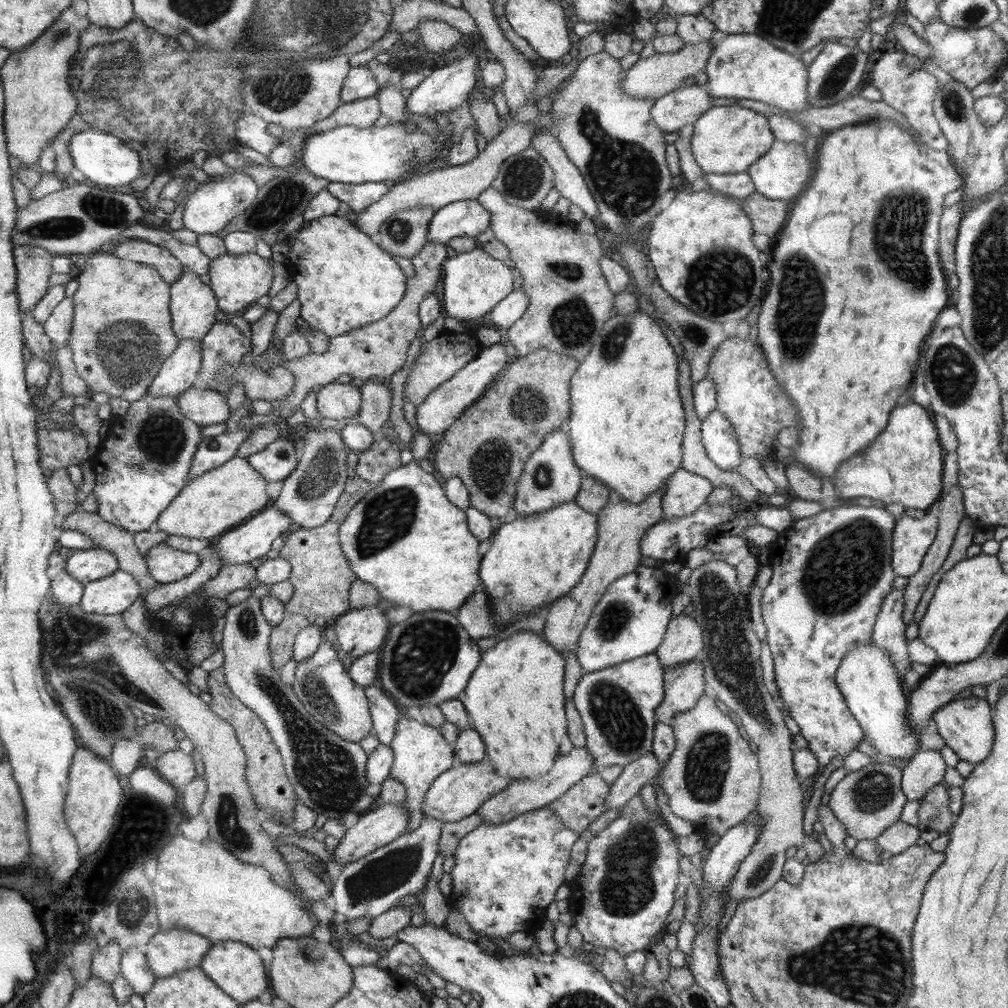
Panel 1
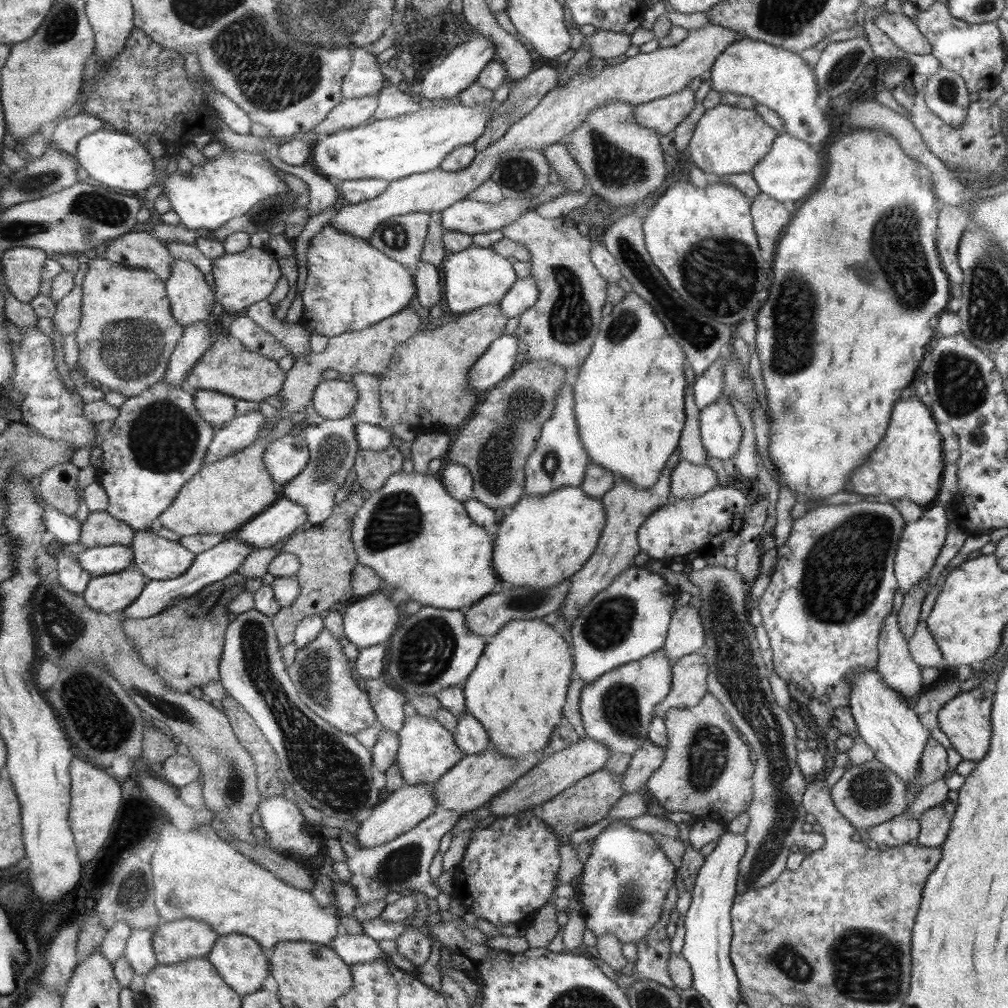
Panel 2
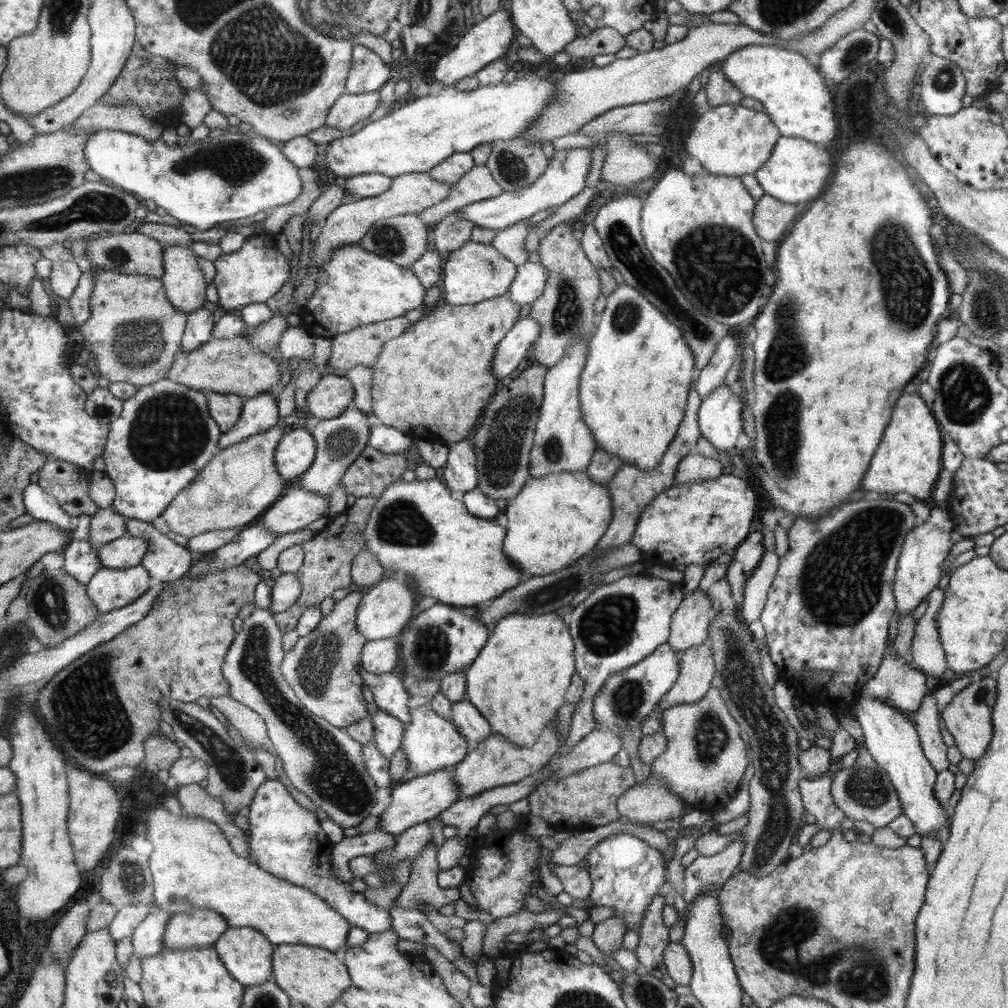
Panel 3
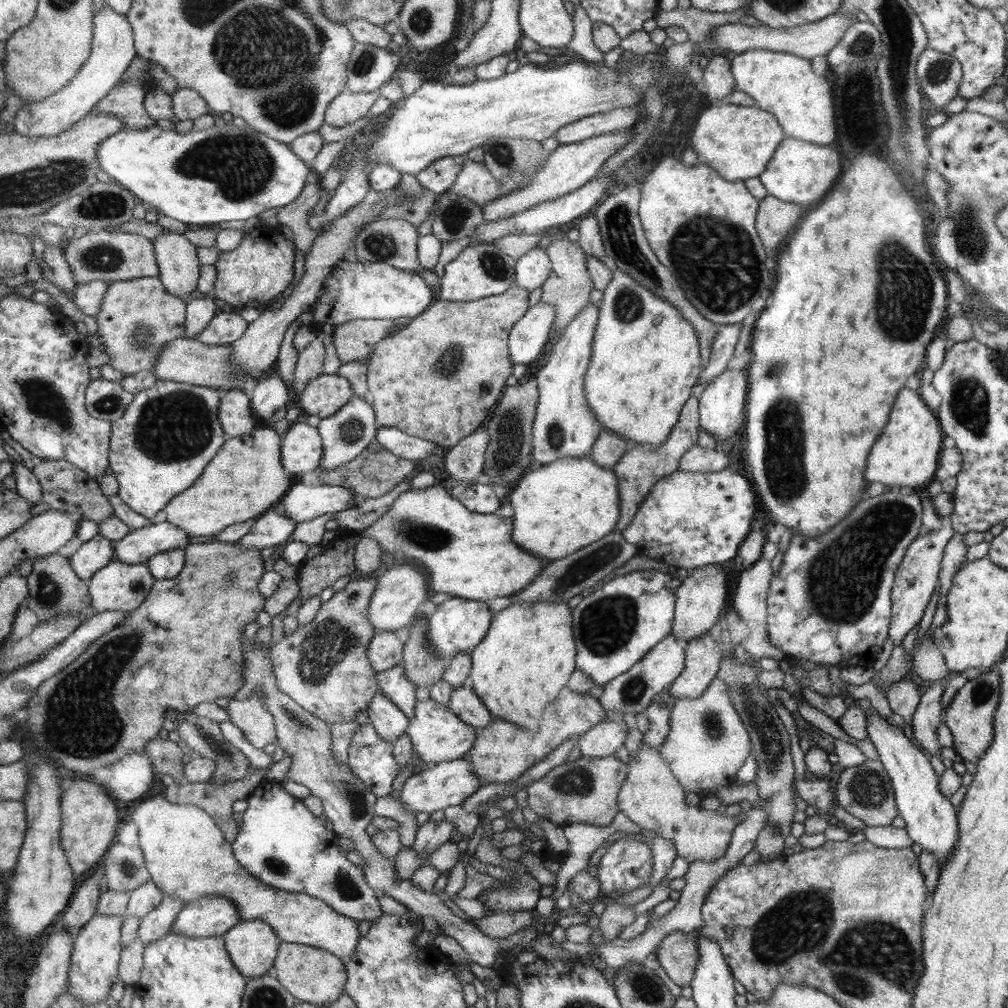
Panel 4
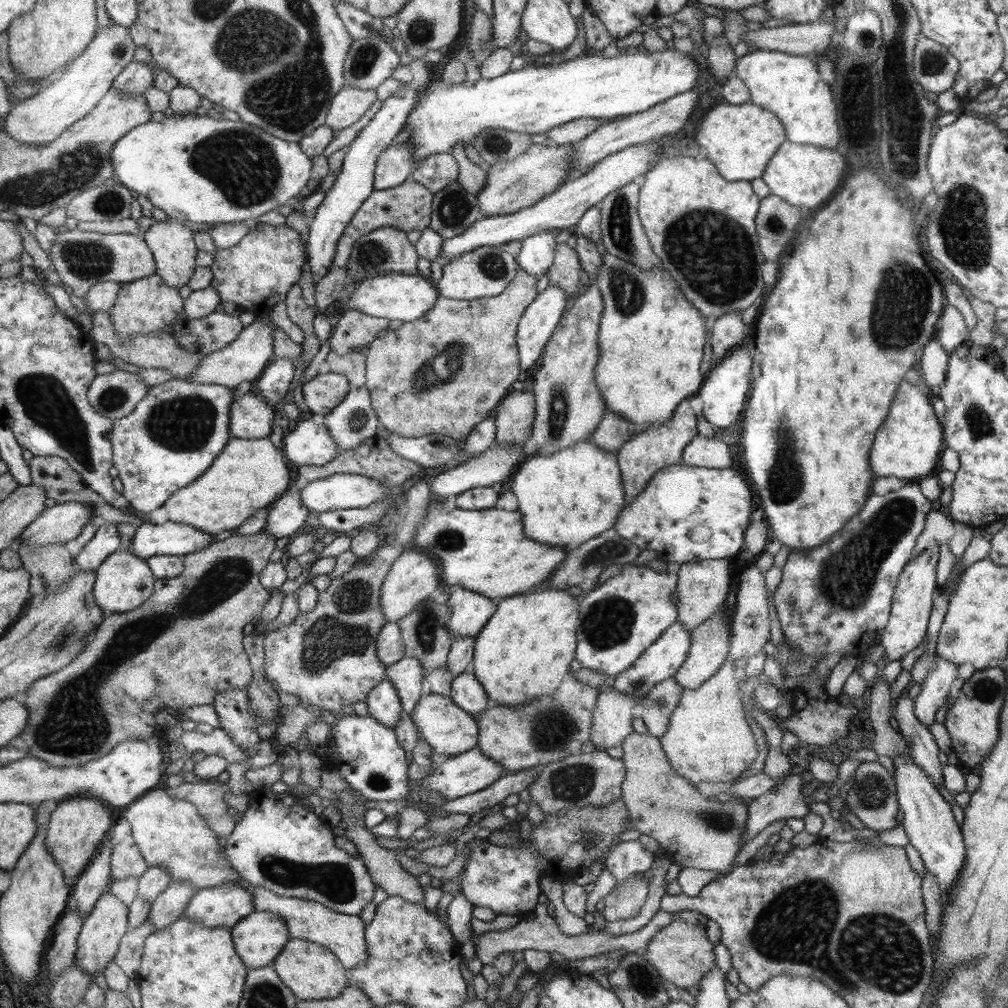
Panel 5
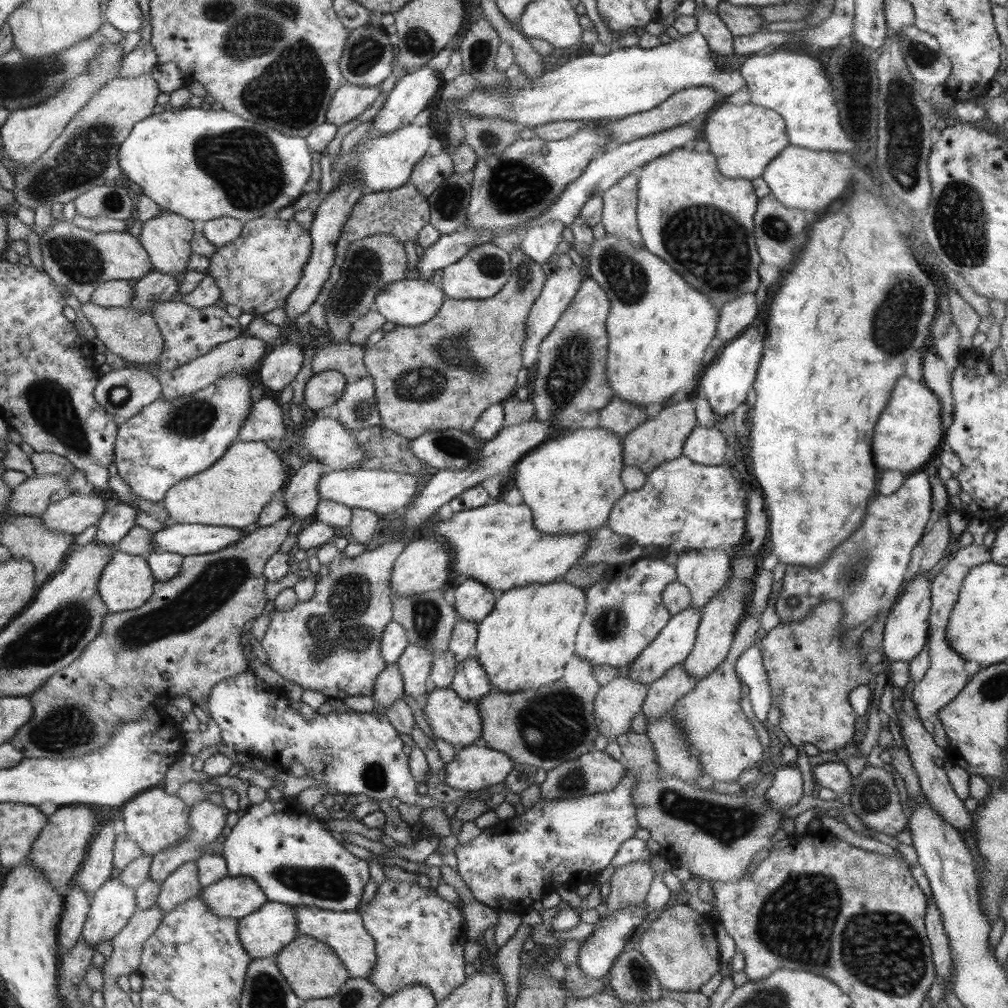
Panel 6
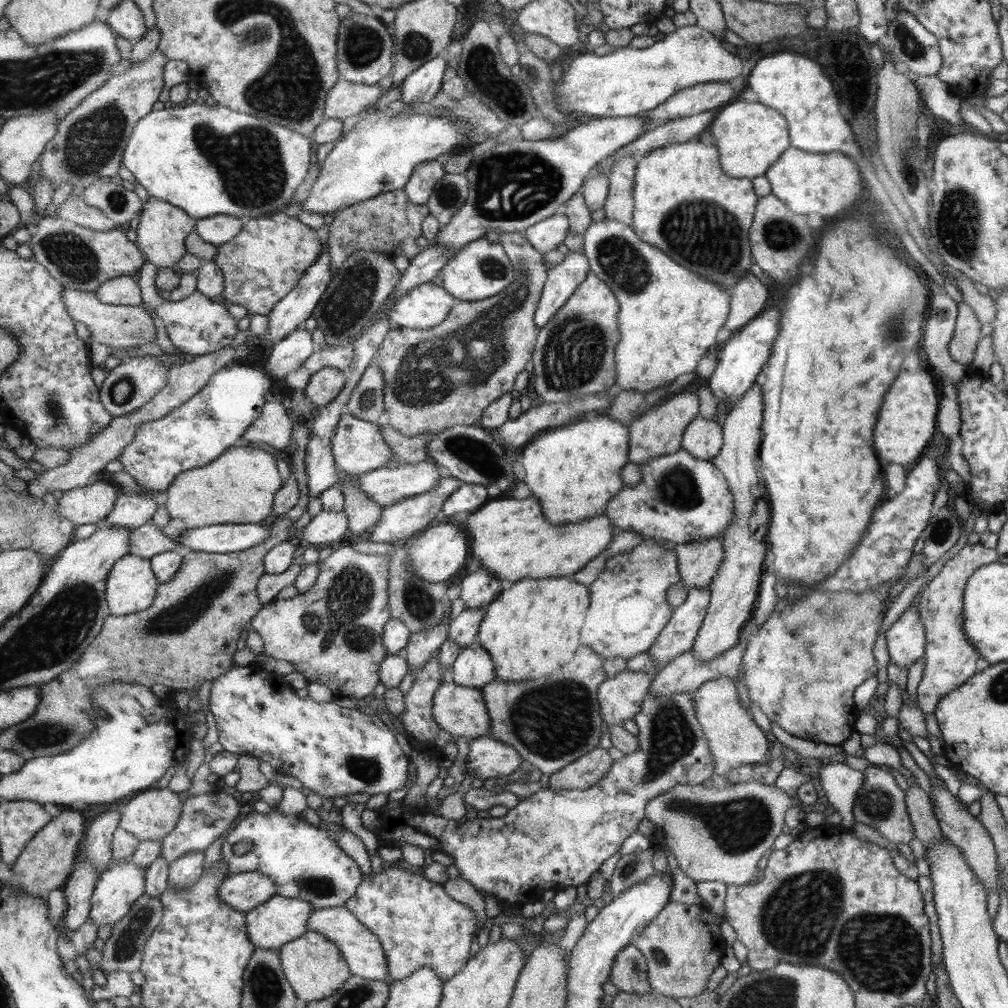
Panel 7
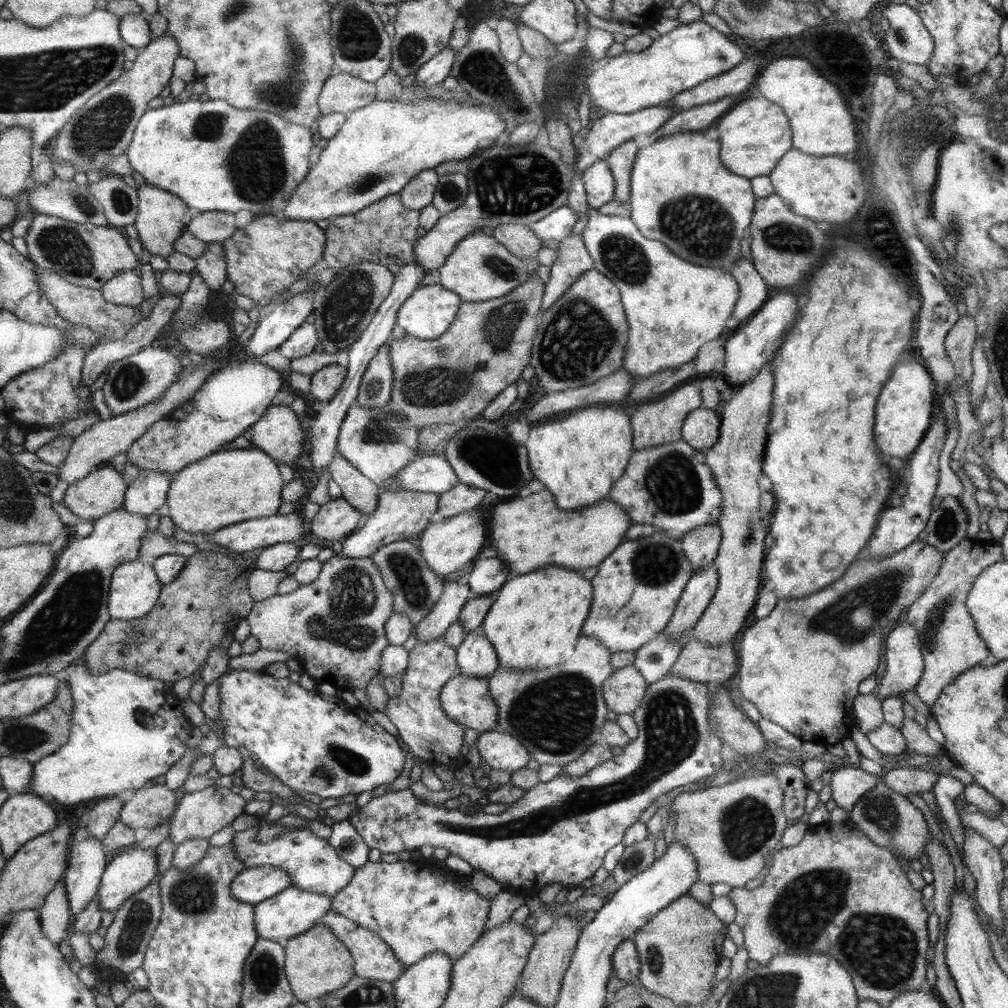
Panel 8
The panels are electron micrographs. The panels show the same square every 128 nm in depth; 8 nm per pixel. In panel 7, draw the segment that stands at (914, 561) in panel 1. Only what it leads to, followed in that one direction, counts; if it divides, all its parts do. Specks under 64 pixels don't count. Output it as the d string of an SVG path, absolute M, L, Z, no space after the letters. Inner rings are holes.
M916 603L912 604L885 633L892 664L907 669L923 659L926 630L920 622Z

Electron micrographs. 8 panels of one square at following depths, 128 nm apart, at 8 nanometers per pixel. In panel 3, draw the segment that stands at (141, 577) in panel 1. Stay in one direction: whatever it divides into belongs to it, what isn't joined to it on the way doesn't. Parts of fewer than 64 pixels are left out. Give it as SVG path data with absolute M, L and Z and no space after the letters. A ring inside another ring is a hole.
M112 508L98 509L90 521L90 530L87 538L93 546L99 547L105 542L112 542L128 534L126 518Z

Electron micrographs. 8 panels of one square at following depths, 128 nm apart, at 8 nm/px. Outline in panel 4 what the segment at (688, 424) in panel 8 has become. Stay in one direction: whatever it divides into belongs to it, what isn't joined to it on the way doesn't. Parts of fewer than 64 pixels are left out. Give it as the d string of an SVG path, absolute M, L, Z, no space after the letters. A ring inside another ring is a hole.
M695 444L682 455L677 470L684 472L720 472L728 467L728 458L716 449Z

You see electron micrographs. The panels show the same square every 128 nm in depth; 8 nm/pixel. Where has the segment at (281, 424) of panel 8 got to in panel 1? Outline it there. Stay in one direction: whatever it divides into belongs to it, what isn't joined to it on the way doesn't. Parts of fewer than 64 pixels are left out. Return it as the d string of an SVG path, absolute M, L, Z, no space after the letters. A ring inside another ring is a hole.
M195 385L177 396L177 405L186 418L203 428L224 423L230 418L226 400L225 395Z

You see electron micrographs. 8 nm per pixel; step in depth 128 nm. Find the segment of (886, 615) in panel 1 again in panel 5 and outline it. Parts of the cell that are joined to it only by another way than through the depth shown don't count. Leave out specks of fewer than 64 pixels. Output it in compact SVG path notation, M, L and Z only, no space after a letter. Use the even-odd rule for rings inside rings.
M906 695L899 697L892 709L892 715L898 721L902 738L910 742L908 746L912 748L912 760L931 778L936 788L943 785L943 767L938 759L939 746L930 729L915 715L913 700Z

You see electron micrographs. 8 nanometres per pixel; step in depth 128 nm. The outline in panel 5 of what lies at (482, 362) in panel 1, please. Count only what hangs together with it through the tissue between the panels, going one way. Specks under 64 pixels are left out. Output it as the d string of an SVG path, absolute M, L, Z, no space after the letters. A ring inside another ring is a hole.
M550 285L528 305L517 326L519 365L528 369L543 355L546 343L556 330L568 298L558 285Z

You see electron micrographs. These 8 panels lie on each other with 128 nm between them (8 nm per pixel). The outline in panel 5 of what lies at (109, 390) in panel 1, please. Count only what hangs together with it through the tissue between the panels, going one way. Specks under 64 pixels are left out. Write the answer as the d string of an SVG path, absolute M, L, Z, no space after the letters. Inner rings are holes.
M154 274L139 280L122 284L116 297L116 302L107 313L120 338L134 336L135 334L149 334L164 331L169 324L178 320L184 310L184 301L179 290L166 286L162 278Z

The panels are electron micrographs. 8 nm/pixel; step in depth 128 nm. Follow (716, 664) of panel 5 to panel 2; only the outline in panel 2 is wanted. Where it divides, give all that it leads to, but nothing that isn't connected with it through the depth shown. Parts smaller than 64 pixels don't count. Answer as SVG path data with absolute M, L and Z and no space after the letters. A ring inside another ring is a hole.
M702 652L680 658L671 669L672 686L663 702L655 706L654 716L666 718L671 708L690 708L708 693L708 663Z

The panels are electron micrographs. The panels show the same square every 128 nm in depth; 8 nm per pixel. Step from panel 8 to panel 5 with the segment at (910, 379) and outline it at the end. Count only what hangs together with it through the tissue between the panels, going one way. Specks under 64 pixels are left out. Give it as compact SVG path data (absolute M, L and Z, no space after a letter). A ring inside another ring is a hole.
M902 382L898 394L890 406L890 414L876 434L870 468L876 476L894 476L905 481L920 480L939 470L940 450L942 450L943 426L934 414L931 393L925 385Z

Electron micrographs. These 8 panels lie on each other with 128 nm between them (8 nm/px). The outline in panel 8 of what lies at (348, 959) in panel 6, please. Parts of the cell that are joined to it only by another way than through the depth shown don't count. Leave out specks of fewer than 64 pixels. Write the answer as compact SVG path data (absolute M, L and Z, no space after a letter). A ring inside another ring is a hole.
M329 911L319 922L325 924L343 942L343 945L347 946L355 962L353 969L359 977L393 983L406 970L406 966L396 958L396 955L382 938L371 930L360 926L357 922L335 911Z

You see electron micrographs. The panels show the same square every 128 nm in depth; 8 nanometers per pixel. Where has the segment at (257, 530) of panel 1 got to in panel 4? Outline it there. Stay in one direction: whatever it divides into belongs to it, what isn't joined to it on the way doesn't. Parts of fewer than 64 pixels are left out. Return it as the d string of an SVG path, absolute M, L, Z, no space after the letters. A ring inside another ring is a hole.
M300 482L291 486L274 507L300 523L314 520L328 512L346 510L353 500L358 501L358 496L343 486L312 486Z

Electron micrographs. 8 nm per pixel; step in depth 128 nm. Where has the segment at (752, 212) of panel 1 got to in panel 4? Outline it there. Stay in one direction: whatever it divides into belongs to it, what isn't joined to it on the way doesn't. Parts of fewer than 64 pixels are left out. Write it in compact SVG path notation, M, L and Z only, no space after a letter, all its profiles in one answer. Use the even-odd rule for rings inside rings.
M766 195L759 202L755 229L768 256L772 256L780 250L784 238L790 234L792 226L800 220L800 216L802 216L800 206L783 202L775 196Z

